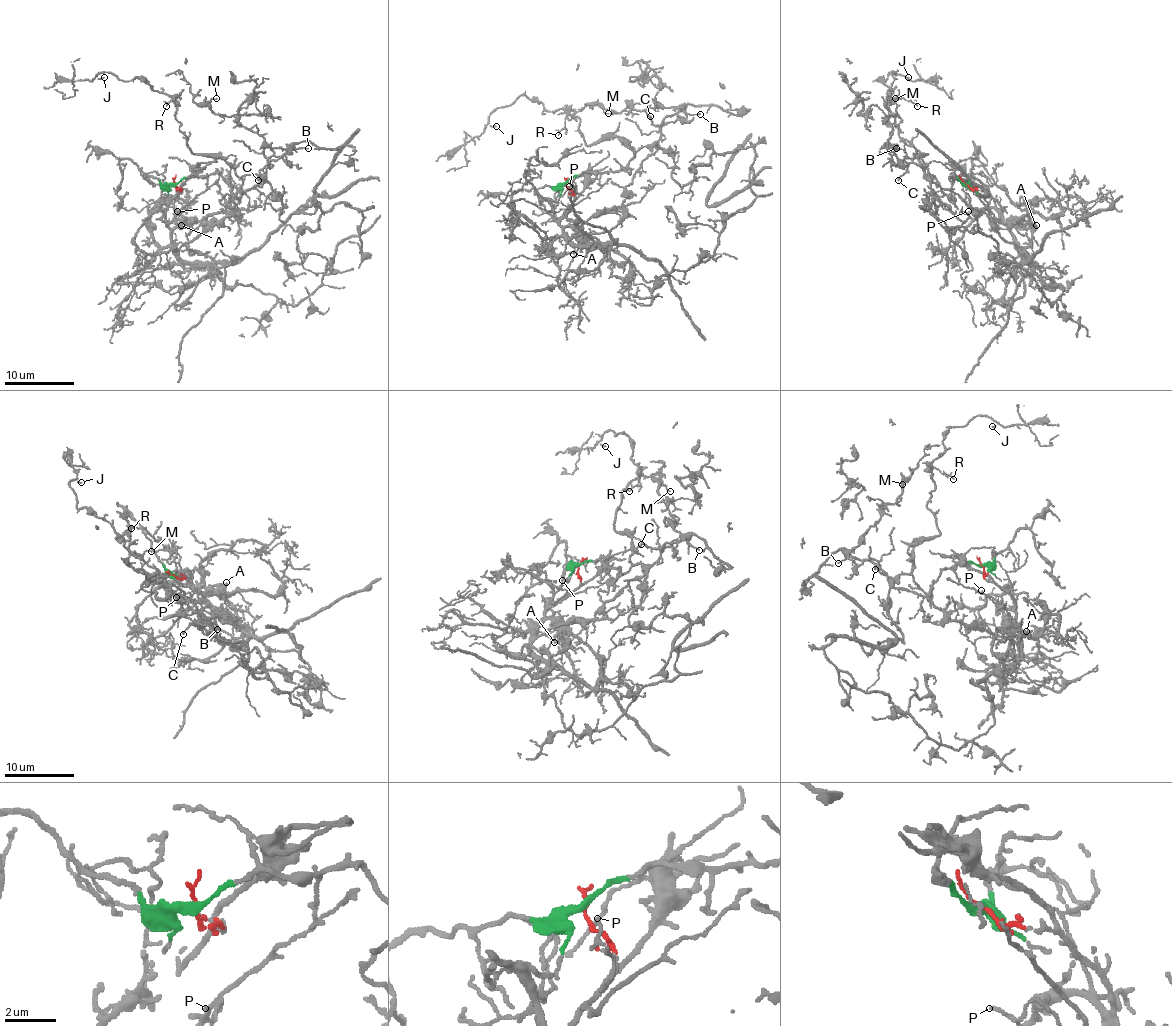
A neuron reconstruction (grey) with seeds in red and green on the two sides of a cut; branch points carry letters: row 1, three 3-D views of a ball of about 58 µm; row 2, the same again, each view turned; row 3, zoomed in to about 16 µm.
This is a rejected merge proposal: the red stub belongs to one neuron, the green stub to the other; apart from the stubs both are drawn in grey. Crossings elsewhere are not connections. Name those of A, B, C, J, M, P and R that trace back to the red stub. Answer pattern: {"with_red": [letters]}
{"with_red": ["A", "P"]}

